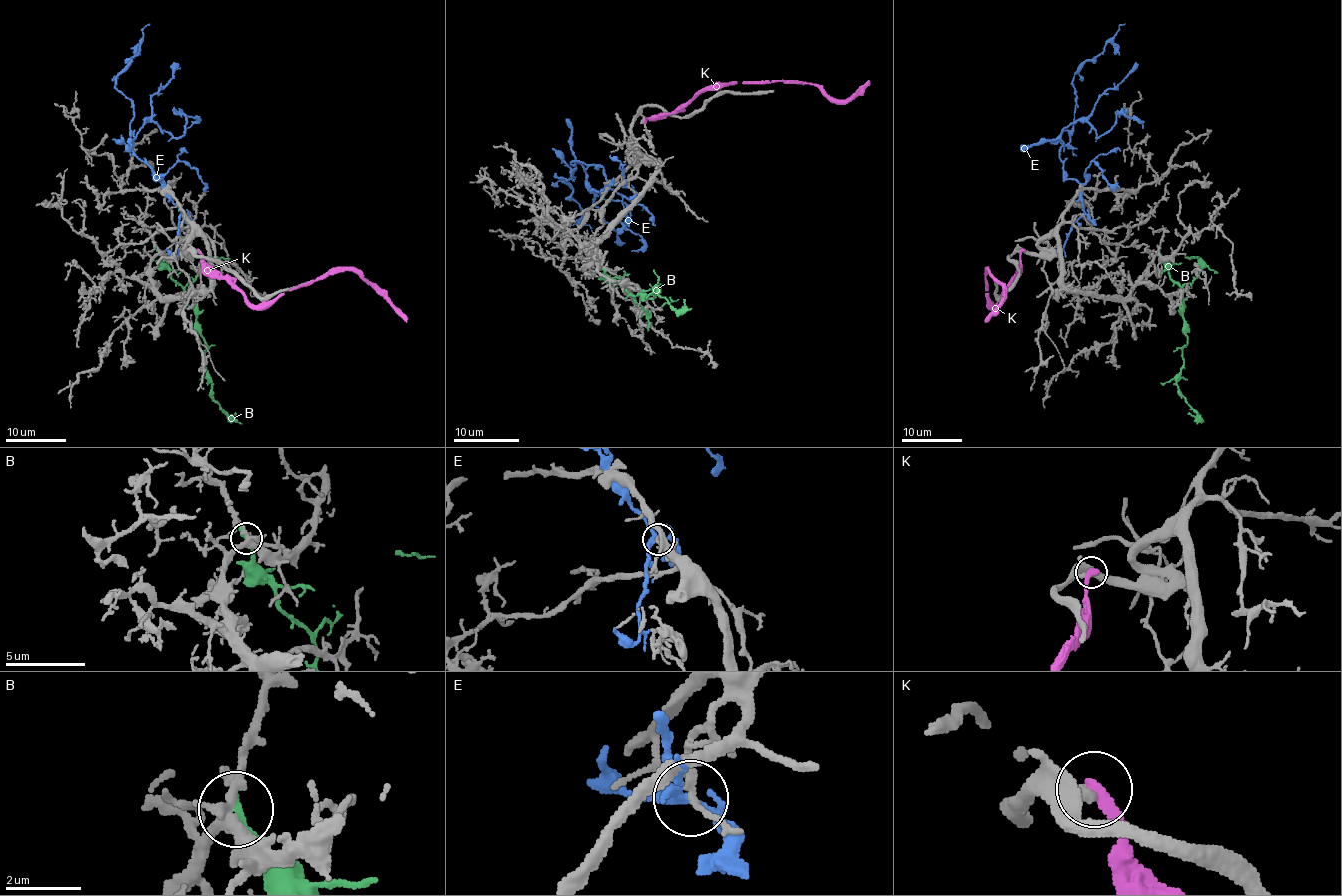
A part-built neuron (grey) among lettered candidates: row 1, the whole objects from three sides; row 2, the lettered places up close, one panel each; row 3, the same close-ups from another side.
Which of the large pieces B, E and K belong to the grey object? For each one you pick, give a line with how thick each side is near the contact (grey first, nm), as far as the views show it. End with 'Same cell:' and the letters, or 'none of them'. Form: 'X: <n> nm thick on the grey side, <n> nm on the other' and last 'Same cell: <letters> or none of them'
Same cell: none of them

